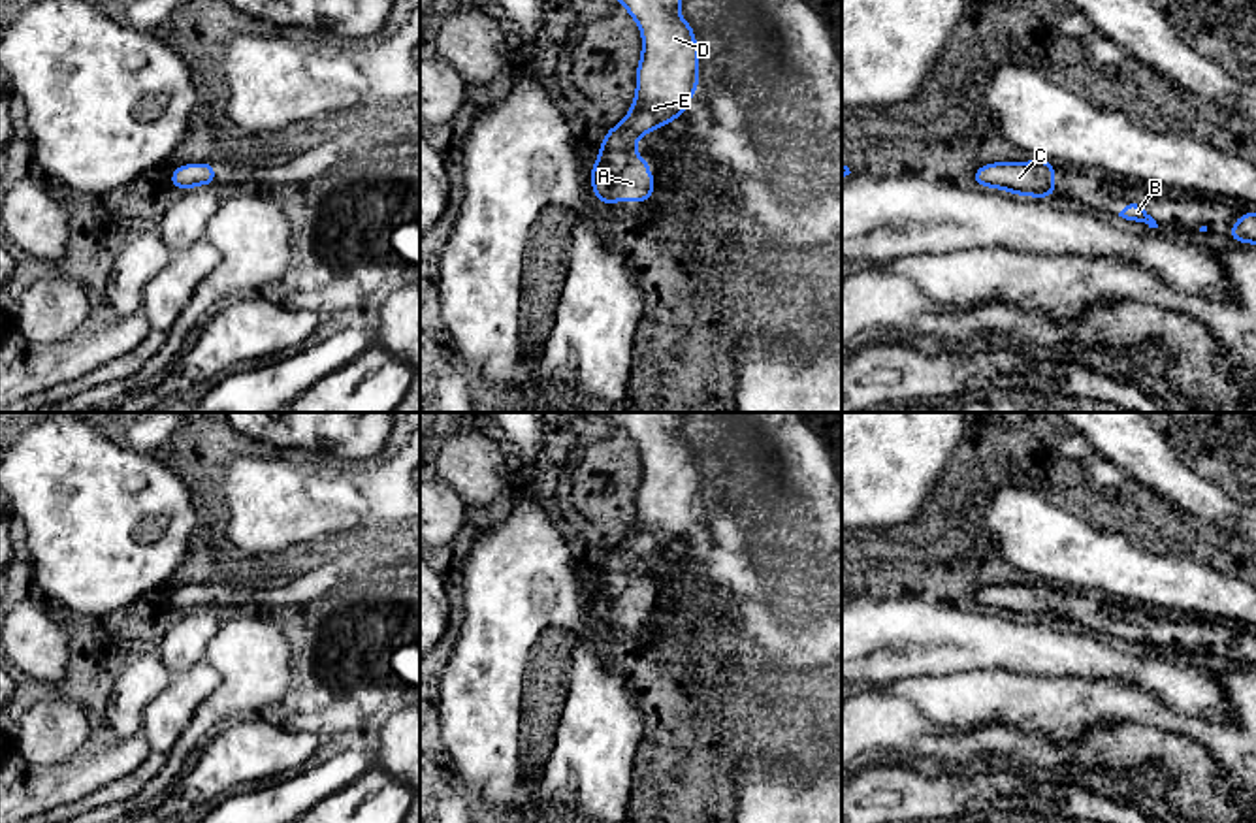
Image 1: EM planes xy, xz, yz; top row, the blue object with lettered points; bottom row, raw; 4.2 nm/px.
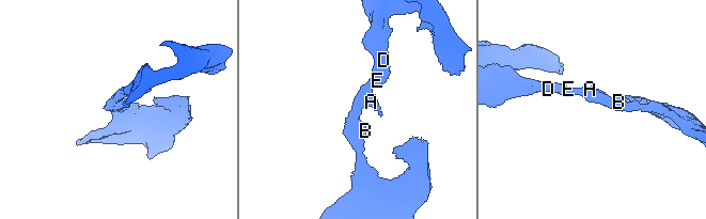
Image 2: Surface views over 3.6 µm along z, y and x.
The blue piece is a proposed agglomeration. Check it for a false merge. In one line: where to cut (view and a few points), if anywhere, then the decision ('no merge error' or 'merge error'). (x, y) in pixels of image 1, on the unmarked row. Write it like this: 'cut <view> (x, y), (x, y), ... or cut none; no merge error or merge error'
cut none; no merge error

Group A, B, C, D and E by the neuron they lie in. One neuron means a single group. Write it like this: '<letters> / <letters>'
A B C D E

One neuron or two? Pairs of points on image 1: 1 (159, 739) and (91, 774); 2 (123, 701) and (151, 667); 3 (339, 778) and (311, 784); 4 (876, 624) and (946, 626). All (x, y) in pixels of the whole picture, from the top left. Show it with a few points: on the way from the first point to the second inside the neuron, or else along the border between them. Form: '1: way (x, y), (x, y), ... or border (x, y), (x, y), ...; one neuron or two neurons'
1: border (142, 731), (149, 759), (119, 778); two neurons
2: way (130, 693), (147, 675); one neuron
3: way (332, 778), (319, 782); one neuron
4: way (893, 626), (929, 626); one neuron

